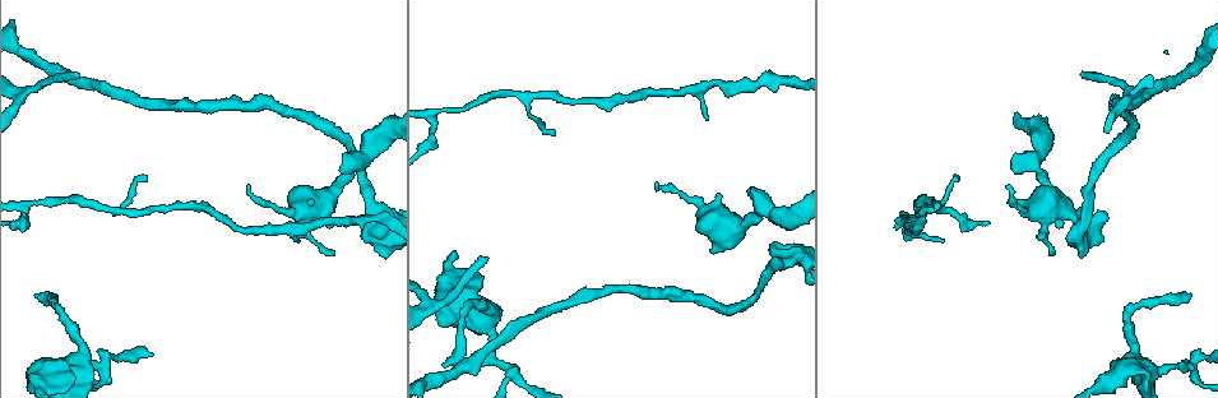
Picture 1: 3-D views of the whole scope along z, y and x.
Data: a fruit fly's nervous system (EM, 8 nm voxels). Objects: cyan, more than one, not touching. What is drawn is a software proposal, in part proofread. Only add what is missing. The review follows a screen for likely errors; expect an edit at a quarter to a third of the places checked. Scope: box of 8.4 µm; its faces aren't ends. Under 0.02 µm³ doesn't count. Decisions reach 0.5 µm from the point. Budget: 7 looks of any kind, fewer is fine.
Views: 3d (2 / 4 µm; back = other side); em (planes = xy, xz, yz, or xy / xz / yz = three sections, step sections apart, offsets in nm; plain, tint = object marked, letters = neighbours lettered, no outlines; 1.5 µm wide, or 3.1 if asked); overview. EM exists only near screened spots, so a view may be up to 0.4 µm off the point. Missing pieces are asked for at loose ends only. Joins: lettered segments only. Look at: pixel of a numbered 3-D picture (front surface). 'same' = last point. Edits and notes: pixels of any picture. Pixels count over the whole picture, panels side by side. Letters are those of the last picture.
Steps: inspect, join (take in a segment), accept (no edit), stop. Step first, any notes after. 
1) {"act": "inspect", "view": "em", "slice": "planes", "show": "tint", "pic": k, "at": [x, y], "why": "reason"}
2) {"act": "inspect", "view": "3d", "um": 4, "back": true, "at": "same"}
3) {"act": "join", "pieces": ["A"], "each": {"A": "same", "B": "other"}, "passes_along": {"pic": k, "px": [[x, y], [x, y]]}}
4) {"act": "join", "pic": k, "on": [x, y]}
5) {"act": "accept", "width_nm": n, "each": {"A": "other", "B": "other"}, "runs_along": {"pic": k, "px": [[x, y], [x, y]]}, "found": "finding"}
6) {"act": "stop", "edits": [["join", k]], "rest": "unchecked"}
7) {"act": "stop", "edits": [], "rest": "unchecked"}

{"act": "inspect", "view": "3d", "um": 2, "pic": 1, "at": [484, 257], "why": "thin end"}

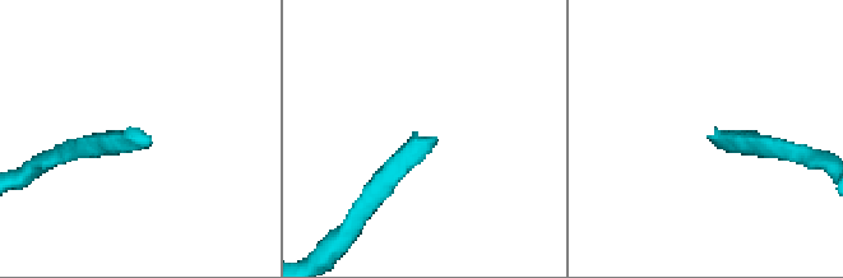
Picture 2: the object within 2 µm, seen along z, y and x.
{"act": "inspect", "view": "em", "slice": "yz", "step": 8, "show": "letters", "pic": 2, "at": [429, 140]}

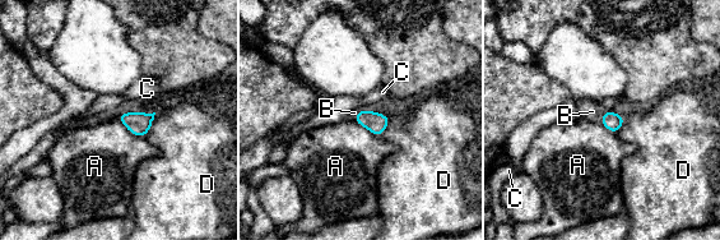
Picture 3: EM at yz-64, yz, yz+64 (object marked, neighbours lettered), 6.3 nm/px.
{"act": "inspect", "view": "em", "slice": "planes", "show": "letters", "at": "same", "why": "another direction"}

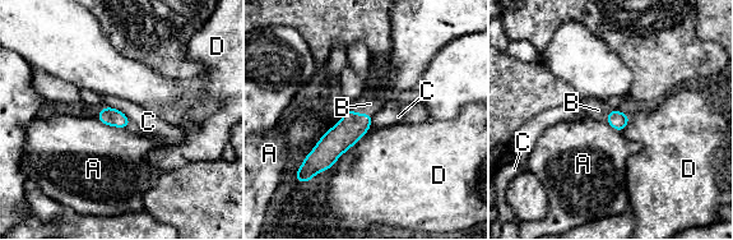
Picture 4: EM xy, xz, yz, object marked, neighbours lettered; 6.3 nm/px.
{"act": "join", "pieces": ["B"], "each": {"A": "other", "B": "same", "C": "other", "D": "other"}, "passes_along": {"pic": 4, "px": [[348, 130], [361, 114], [370, 104]]}, "found": "it goes on there"}

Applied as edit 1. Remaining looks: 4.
{"act": "inspect", "view": "3d", "um": 4, "pic": 1, "at": [1191, 293], "why": "thin end"}

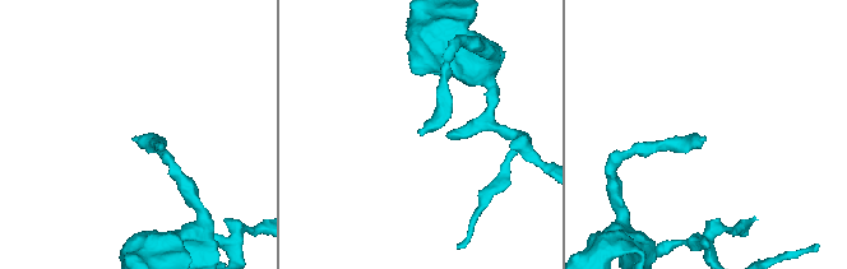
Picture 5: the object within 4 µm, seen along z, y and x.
{"act": "inspect", "view": "em", "slice": "planes", "show": "letters", "pic": 5, "at": [706, 137], "why": "shape alone is not enough"}

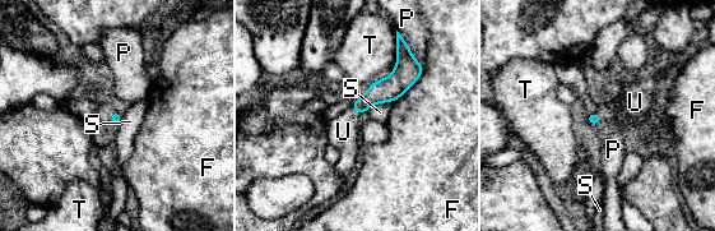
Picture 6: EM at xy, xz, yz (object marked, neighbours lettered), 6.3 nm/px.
{"act": "join", "pieces": ["U"], "each": {"F": "other", "P": "other", "S": "other", "T": "other", "U": "same"}, "passes_along": {"pic": 6, "px": [[593, 119], [600, 116], [635, 102]]}, "found": "it goes on there"}

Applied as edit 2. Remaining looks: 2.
{"act": "stop", "edits": [["join", 4], ["join", 6]], "rest": "unchecked"}

